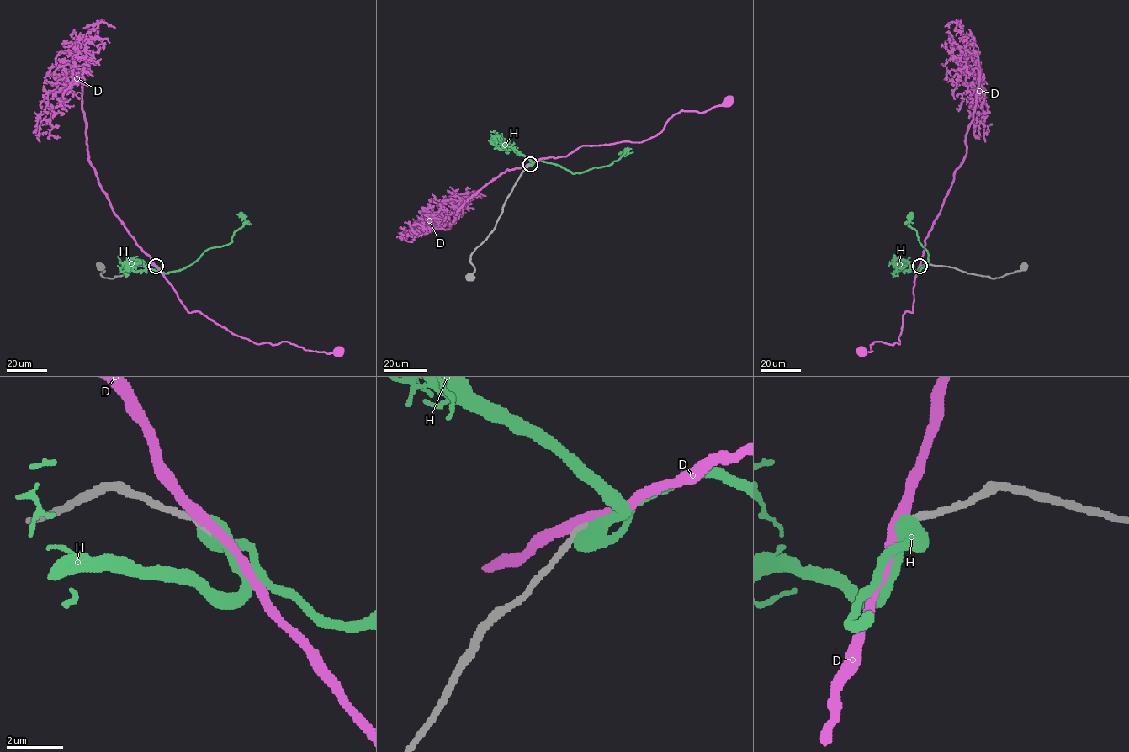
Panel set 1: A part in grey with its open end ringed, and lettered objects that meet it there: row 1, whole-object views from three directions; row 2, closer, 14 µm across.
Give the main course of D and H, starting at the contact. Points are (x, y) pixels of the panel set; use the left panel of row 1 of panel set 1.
D: (156, 267), (188, 312), (198, 311), (234, 334), (257, 344), (288, 341), (304, 349), (327, 353), (338, 351)
H: (156, 266), (165, 272), (177, 271), (192, 264), (209, 249), (228, 245), (235, 231), (245, 222), (237, 214)

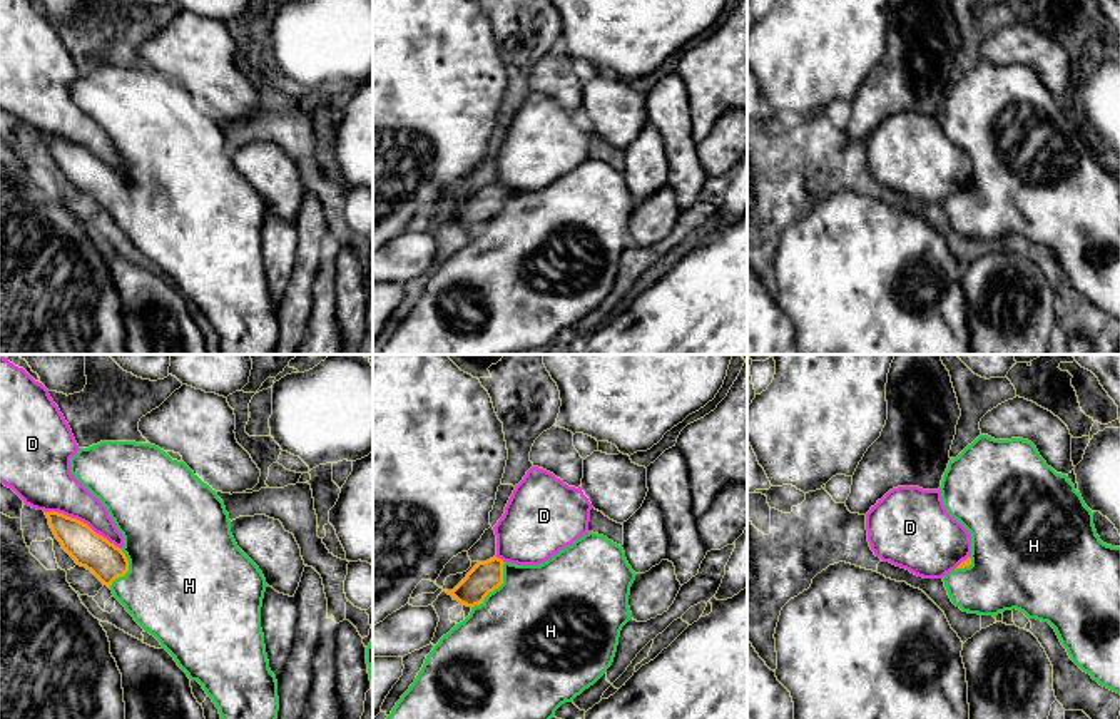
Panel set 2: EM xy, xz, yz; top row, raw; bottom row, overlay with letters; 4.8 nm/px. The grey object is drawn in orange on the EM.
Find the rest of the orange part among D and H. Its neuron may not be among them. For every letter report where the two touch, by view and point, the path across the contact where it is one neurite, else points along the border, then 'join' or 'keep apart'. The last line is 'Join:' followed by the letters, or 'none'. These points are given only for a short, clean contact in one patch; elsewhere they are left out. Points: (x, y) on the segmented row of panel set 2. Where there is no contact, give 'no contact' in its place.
D: xy (82, 522) | keep apart
H: xz (497, 587) | join
Join: H

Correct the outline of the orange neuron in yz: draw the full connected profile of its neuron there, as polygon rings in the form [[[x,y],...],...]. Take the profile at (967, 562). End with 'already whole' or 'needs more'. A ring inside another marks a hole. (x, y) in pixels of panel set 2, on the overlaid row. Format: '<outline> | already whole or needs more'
[[[980,435],[949,460],[939,492],[946,512],[971,533],[970,557],[943,577],[951,602],[968,614],[996,617],[1016,609],[1028,619],[1048,622],[1070,659],[1120,694],[1120,547],[1100,540],[1093,513],[1072,480],[1048,467],[1028,440]]] | needs more

